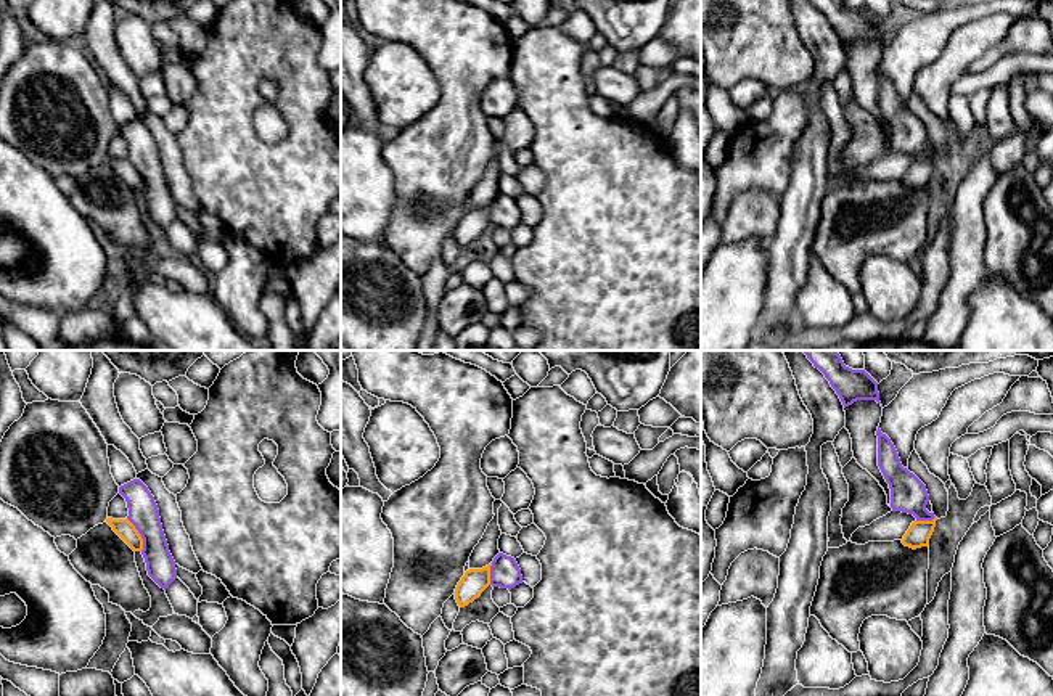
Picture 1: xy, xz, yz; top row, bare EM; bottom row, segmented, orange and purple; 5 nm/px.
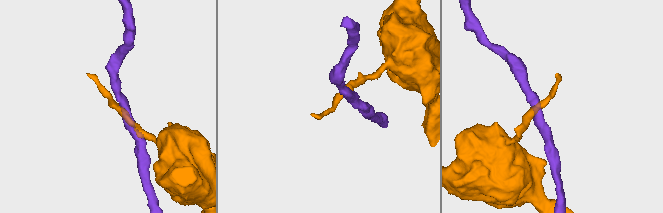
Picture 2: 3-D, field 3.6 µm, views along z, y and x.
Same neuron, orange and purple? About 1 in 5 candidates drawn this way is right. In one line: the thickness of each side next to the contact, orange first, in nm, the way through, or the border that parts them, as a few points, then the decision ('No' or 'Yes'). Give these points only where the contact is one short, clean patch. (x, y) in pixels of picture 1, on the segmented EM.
Thickness 90 nm (orange) against 150 nm. Boundary: xy (127, 518), (142, 539), (142, 550). No

